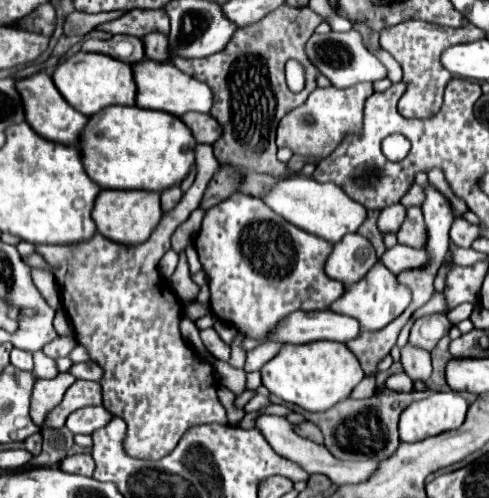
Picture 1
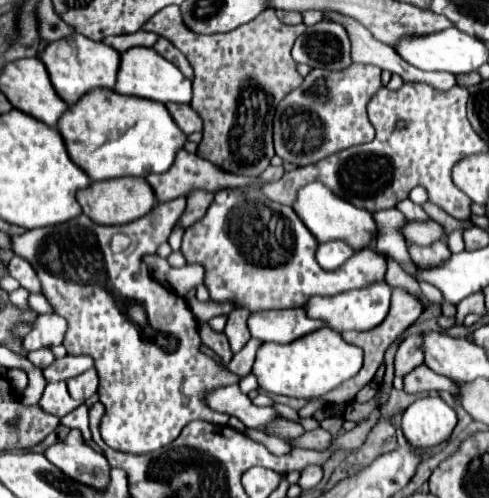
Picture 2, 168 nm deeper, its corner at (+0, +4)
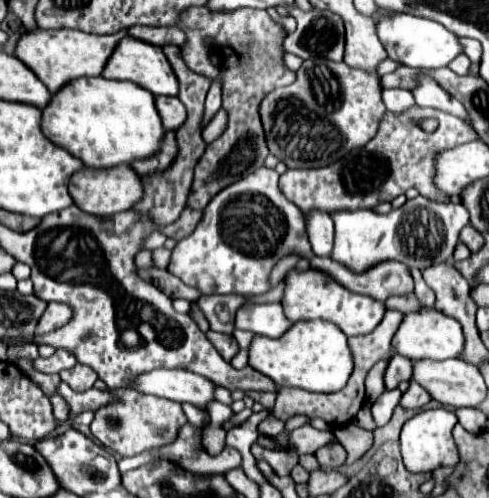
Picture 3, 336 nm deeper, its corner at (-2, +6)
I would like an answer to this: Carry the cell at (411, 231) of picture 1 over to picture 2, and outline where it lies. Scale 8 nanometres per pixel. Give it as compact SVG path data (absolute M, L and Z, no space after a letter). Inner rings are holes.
M408 242L408 252L412 256L412 260L416 264L422 264L422 266L432 266L432 264L438 264L440 260L446 260L450 254L448 246L444 242L436 242L436 244L430 244L430 246L420 246L420 244L412 244Z

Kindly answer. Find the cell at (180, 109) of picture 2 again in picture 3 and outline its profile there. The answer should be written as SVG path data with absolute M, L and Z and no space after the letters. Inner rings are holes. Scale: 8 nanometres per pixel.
M156 96L154 98L156 110L162 118L162 126L166 130L178 130L184 120L186 120L186 108L178 98L168 98L168 96Z

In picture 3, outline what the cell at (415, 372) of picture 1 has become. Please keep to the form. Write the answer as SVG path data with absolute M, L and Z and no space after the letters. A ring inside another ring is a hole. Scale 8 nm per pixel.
M410 382L410 388L402 394L400 406L402 406L402 408L406 408L406 410L418 410L418 408L422 408L422 406L424 406L424 404L428 404L428 402L430 402L428 392L426 392L420 384Z

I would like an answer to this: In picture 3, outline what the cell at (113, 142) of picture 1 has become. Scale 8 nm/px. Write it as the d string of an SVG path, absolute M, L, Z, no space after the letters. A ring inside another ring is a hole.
M102 76L78 78L78 82L62 86L62 90L52 96L50 106L42 110L42 132L50 138L50 142L66 148L90 168L110 168L122 162L130 164L134 160L148 158L160 150L160 142L164 138L164 126L154 106L154 96L138 84L106 80Z

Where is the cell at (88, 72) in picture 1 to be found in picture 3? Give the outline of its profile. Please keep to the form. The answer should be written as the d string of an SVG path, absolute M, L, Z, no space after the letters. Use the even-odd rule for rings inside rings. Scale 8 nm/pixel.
M34 28L20 36L20 40L16 42L14 56L22 60L38 76L38 80L42 80L42 84L50 90L50 94L54 94L74 78L100 76L116 44L118 44L118 38L114 34L96 36L96 34L68 30L68 28L60 28L60 30Z

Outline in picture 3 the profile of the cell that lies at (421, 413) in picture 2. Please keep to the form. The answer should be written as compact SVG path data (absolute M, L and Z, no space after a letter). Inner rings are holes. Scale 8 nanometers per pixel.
M434 408L418 412L412 420L408 420L400 434L400 446L402 446L402 460L406 470L412 470L414 474L422 472L434 472L440 466L456 466L460 456L458 448L452 438L452 428L456 424L456 414L446 408Z

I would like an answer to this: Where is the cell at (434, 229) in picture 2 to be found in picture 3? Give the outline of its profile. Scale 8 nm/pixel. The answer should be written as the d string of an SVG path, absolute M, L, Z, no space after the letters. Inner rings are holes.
M426 196L406 200L404 208L396 208L388 214L376 214L372 210L354 210L354 212L334 212L336 224L332 260L350 266L356 274L376 266L384 260L398 260L408 268L424 270L436 262L446 262L452 258L452 252L458 244L460 230L468 224L468 210L460 202L434 202ZM418 216L418 230L416 226ZM404 220L404 232L402 232Z

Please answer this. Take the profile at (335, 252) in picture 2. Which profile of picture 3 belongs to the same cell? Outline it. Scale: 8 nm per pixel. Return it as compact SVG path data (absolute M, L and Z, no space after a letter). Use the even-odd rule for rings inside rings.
M310 210L304 214L304 218L312 252L316 256L330 256L334 246L334 222L330 214L326 214L324 210Z

